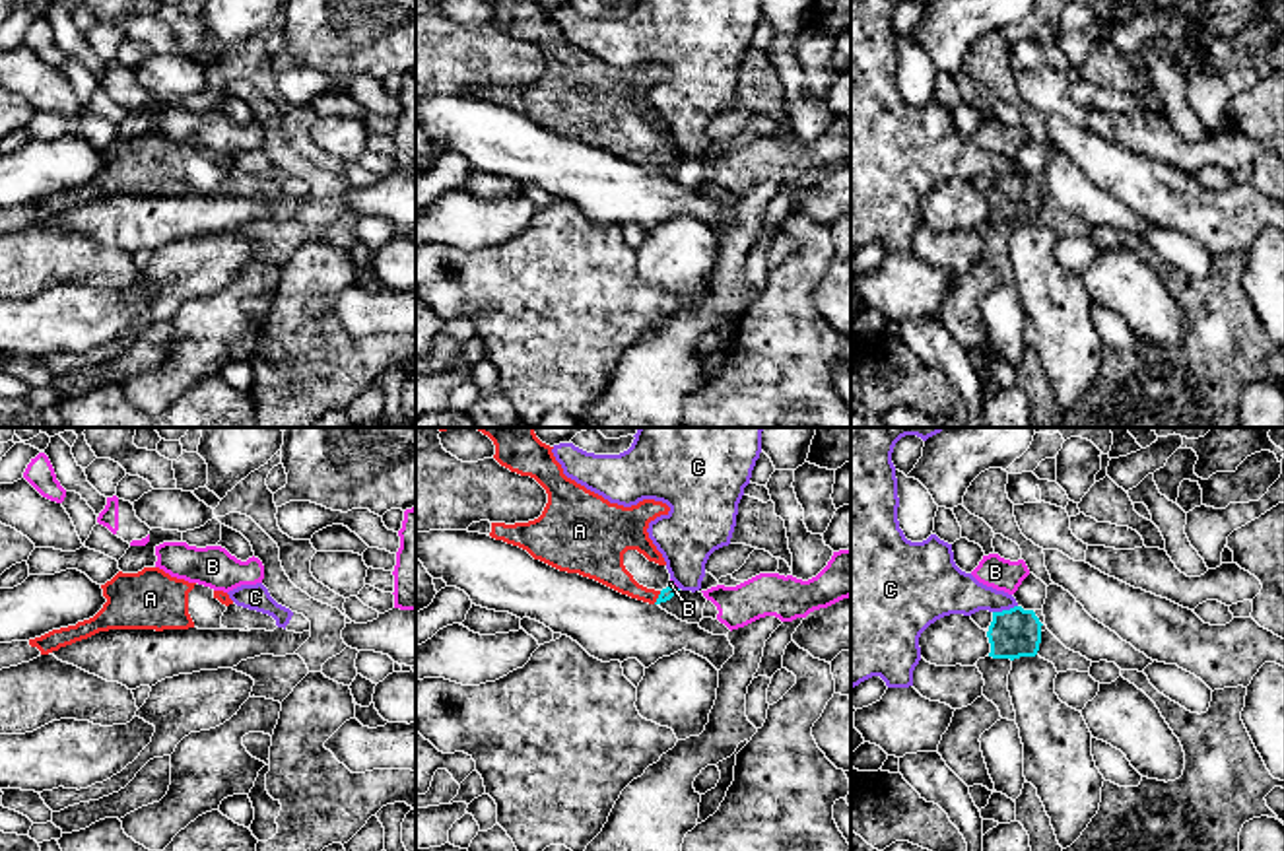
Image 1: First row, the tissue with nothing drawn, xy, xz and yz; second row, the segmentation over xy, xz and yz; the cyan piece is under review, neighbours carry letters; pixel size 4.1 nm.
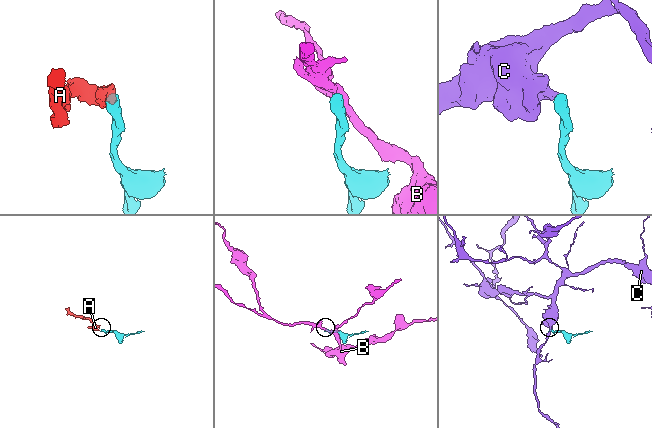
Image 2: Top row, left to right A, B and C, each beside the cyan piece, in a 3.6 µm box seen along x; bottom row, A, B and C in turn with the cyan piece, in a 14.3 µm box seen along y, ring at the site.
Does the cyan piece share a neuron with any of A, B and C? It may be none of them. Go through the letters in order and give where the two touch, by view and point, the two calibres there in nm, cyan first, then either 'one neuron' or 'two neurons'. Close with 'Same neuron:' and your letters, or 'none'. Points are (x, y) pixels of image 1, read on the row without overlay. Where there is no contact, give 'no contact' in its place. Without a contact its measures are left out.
A: xz (659, 162) | 50/140 nm | one neuron
B: xz (673, 152) | 50/20 nm | two neurons
C: yz (1005, 175) | 200/200 nm | two neurons
Same neuron: A

